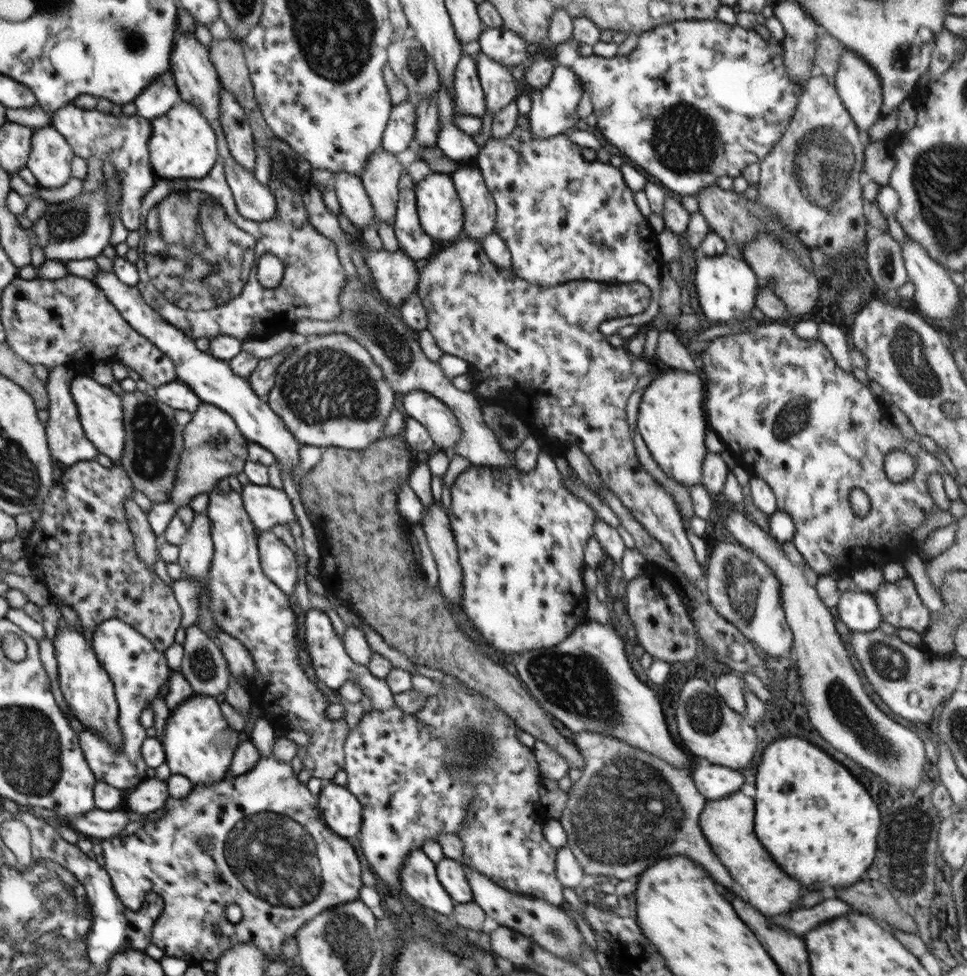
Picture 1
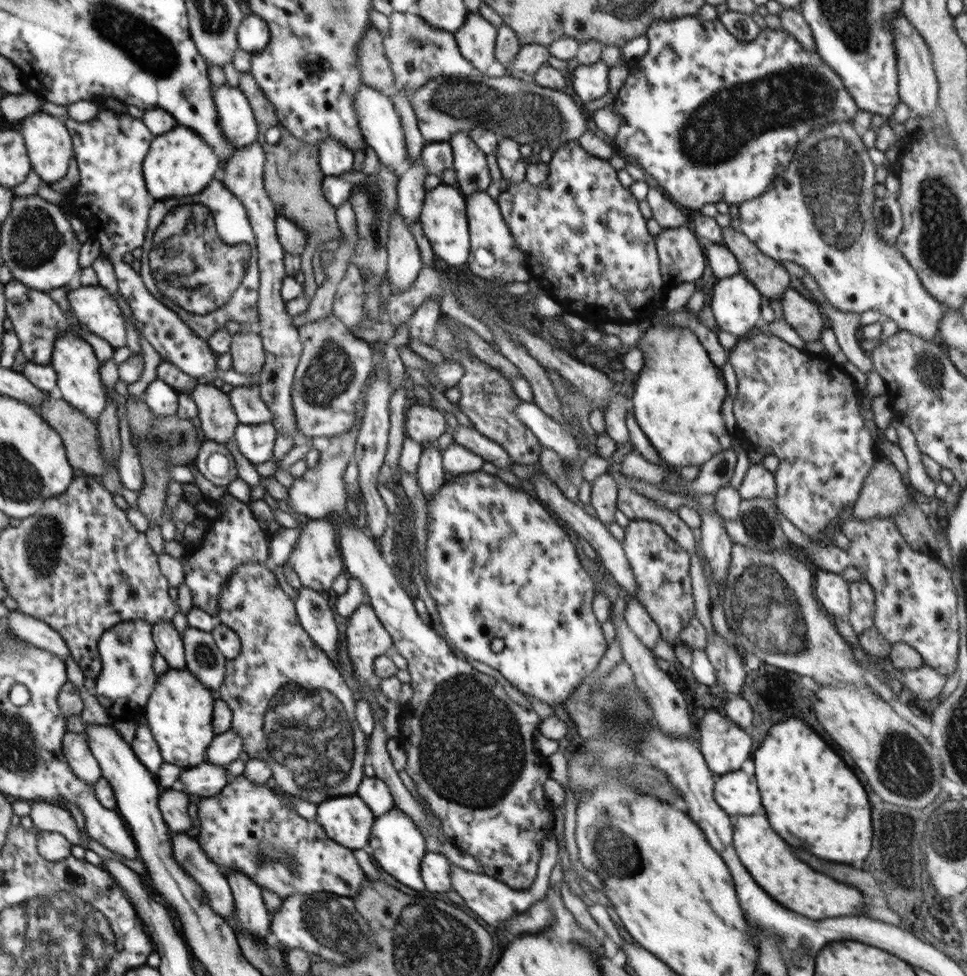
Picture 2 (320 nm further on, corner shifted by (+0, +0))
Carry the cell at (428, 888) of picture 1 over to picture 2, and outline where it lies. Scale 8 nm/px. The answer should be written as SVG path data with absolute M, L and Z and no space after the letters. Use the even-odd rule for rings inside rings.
M394 807L384 816L374 819L369 845L372 847L372 856L389 875L406 887L420 891L422 894L427 893L426 885L424 885L422 875L420 875L421 860L427 853L424 836L417 824L409 816L406 816L400 808Z

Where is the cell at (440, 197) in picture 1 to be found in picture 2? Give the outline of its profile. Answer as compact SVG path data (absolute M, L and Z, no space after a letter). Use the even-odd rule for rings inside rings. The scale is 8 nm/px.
M440 184L428 190L420 213L420 222L434 254L449 266L463 265L471 254L469 224L467 219L467 202L460 190L450 185Z

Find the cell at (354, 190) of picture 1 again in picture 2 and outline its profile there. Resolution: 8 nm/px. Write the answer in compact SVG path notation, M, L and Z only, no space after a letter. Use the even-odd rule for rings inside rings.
M332 137L319 144L319 163L325 176L338 176L354 166L353 152L343 142Z

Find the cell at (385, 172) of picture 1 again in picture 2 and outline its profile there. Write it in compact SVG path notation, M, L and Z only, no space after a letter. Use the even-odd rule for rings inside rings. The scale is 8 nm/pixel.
M398 210L393 212L387 242L387 275L392 291L408 291L423 268L418 244Z

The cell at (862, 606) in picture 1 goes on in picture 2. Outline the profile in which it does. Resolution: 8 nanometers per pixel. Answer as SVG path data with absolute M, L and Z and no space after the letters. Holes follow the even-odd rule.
M817 570L814 592L818 603L830 616L847 620L850 608L849 583L841 573Z

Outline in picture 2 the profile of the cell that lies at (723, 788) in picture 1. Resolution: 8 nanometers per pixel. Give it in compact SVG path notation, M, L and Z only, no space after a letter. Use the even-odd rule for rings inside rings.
M742 770L716 776L714 796L718 806L730 816L754 815L761 804L755 776Z

